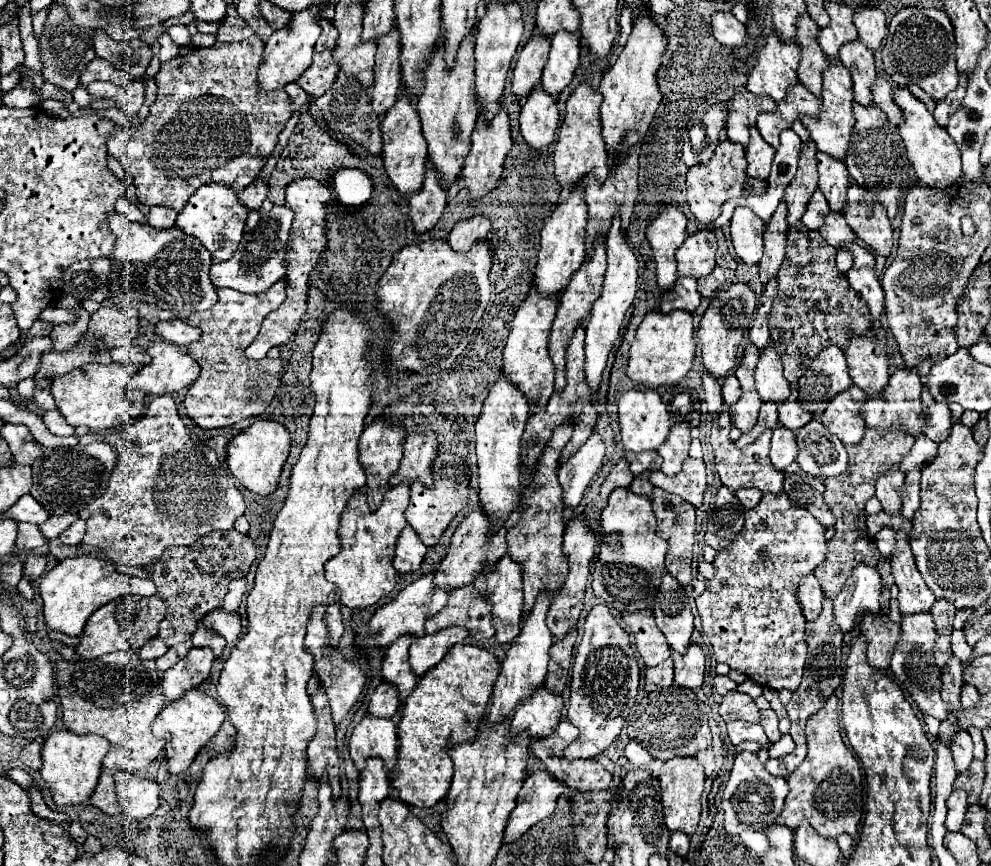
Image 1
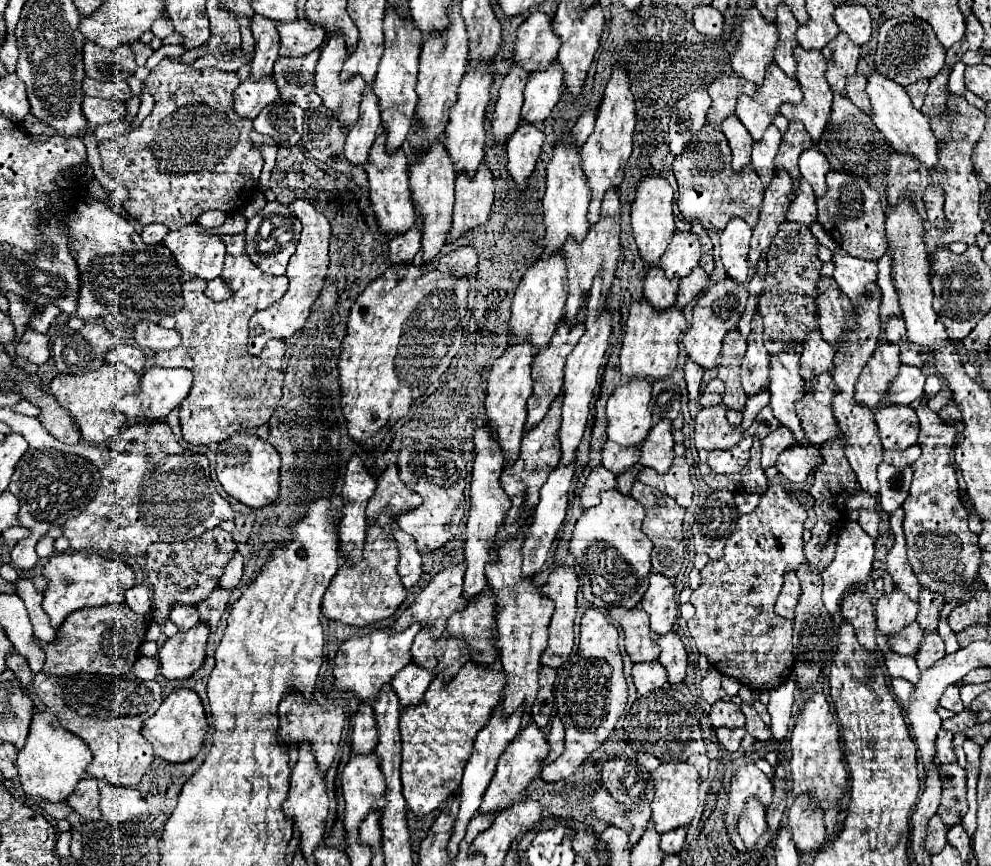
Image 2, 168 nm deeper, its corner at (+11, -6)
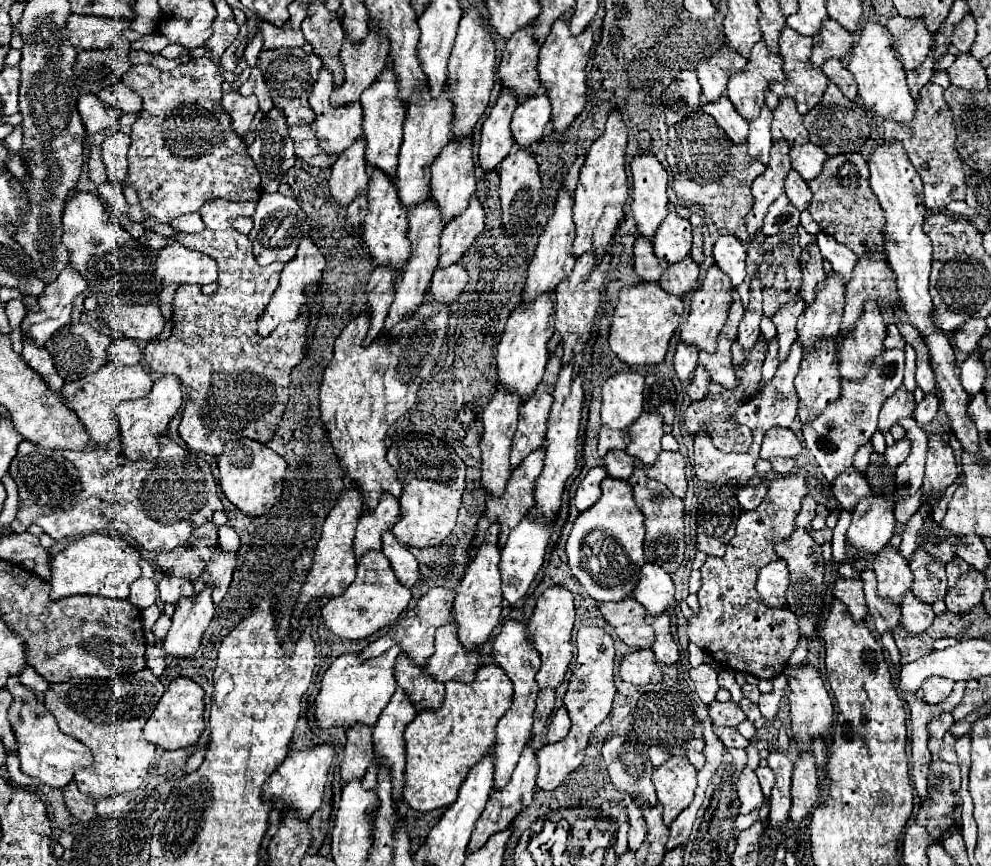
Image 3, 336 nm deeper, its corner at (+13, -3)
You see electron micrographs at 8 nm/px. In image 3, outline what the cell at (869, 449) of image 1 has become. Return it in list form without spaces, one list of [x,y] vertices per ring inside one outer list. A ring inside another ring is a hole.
[[[901,387],[899,391],[895,391],[895,395],[891,395],[891,399],[887,399],[887,403],[883,403],[879,413],[879,431],[887,433],[901,419],[913,417],[915,407],[917,403],[913,399],[913,393]]]

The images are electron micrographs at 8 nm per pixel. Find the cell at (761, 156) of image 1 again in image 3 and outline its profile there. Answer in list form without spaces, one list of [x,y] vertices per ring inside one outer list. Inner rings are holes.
[[[727,97],[717,99],[715,103],[707,103],[705,101],[701,105],[701,111],[709,113],[719,123],[719,127],[731,137],[731,141],[735,145],[741,145],[741,143],[747,141],[747,133],[749,133],[749,127],[747,125],[749,123],[735,111],[733,103]]]

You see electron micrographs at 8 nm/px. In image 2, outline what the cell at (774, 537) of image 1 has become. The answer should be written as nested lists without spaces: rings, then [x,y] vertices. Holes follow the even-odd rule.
[[[773,484],[761,496],[759,506],[737,520],[737,528],[725,544],[725,556],[721,560],[709,562],[701,570],[703,582],[691,594],[691,604],[695,606],[697,612],[687,622],[687,628],[697,646],[697,651],[688,652],[689,662],[695,660],[693,664],[697,664],[696,656],[698,658],[699,655],[705,654],[717,672],[739,680],[743,686],[755,692],[773,690],[789,678],[793,670],[793,662],[795,662],[793,644],[791,644],[793,622],[777,616],[773,612],[773,606],[783,586],[783,574],[789,570],[797,570],[797,566],[805,562],[805,554],[803,554],[805,518],[807,518],[805,508],[797,500],[791,498],[791,492],[779,484]]]

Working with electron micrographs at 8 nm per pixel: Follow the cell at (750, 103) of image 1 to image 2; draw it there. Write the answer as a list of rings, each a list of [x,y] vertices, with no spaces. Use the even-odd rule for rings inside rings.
[[[729,72],[729,74],[721,74],[719,78],[715,78],[715,82],[707,88],[709,96],[711,96],[711,108],[707,112],[707,120],[711,124],[721,124],[725,118],[735,114],[735,102],[739,94],[753,94],[757,86],[753,86],[753,82],[745,82],[739,74]]]

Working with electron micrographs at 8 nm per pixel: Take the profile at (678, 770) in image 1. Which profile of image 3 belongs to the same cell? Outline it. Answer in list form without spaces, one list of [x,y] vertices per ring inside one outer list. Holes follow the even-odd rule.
[[[671,757],[651,775],[657,799],[663,803],[663,823],[669,827],[675,817],[693,803],[697,771],[687,757]]]

